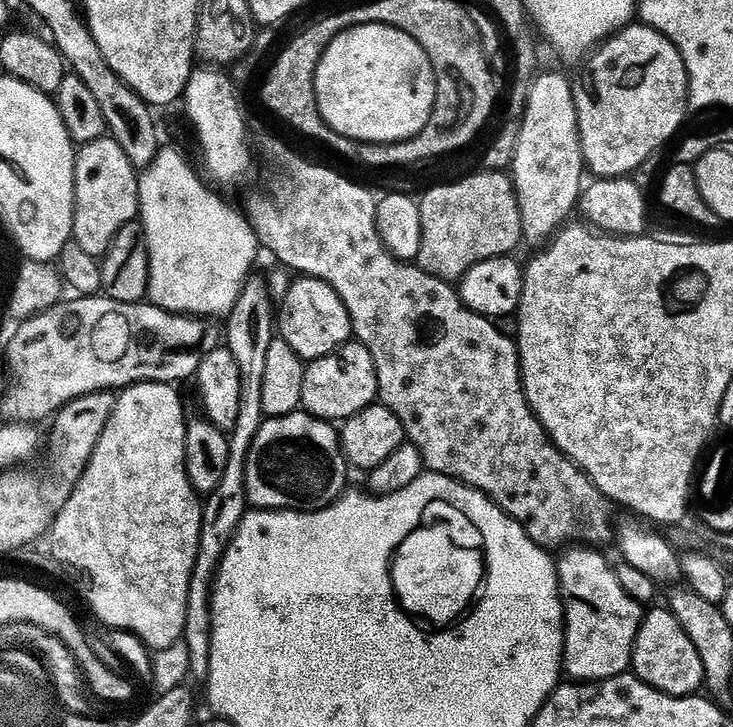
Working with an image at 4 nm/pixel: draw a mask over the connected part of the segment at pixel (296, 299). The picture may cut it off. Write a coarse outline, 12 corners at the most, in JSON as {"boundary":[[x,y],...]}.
{"boundary":[[300,276],[278,308],[278,332],[305,362],[353,339],[329,284]]}

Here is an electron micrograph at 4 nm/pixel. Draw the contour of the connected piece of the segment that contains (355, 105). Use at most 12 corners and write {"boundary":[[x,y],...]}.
{"boundary":[[385,24],[338,34],[316,105],[340,136],[409,140],[430,122],[426,50]]}

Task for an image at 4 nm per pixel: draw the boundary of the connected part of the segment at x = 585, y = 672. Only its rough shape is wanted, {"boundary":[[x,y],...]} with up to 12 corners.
{"boundary":[[592,546],[556,564],[563,671],[629,671],[645,609]]}

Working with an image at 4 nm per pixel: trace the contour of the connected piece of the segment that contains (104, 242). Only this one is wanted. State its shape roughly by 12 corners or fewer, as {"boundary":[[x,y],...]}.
{"boundary":[[106,135],[76,153],[72,239],[103,258],[140,214],[140,177]]}

